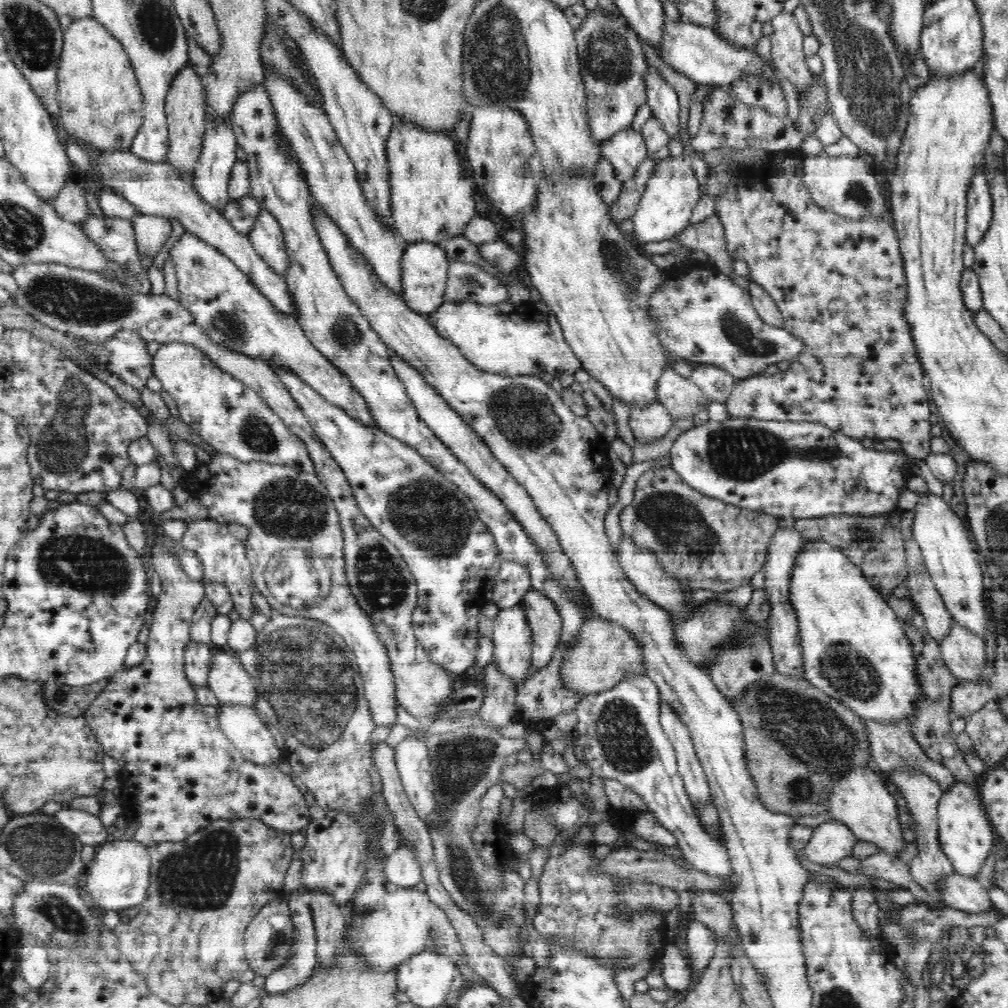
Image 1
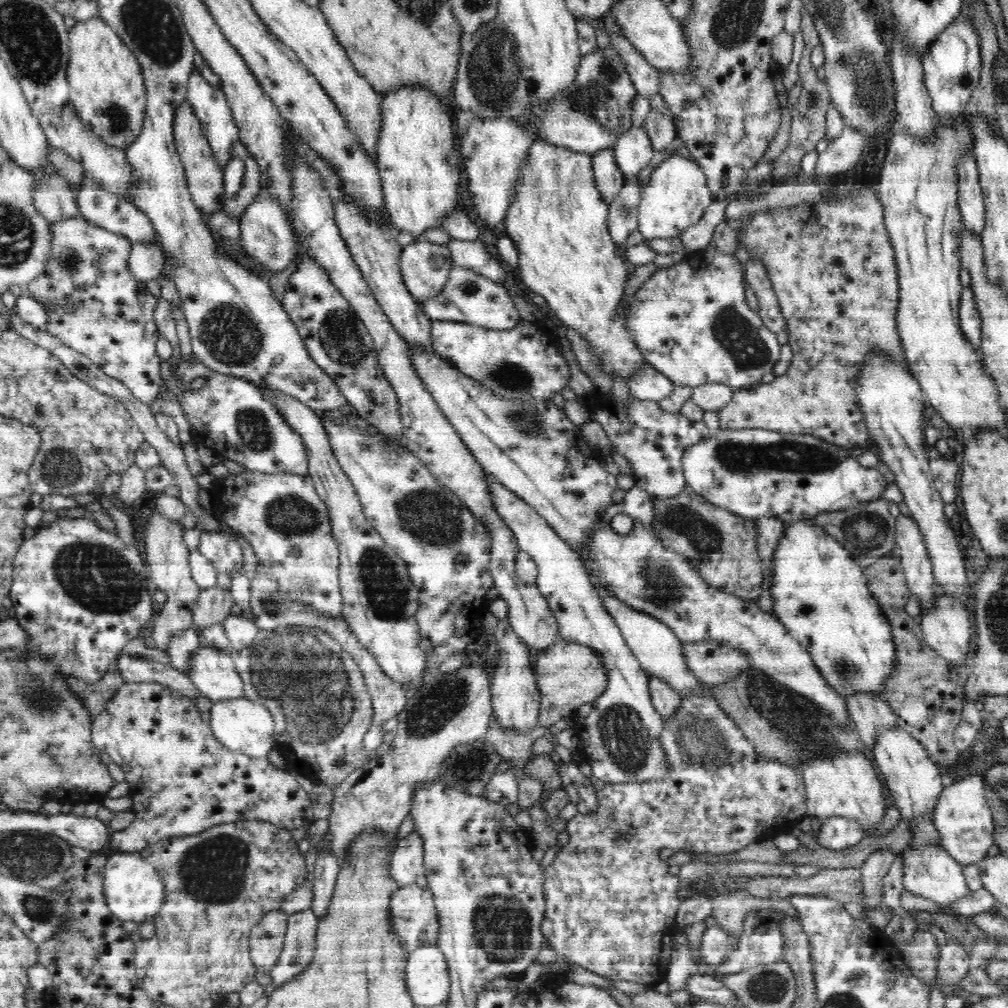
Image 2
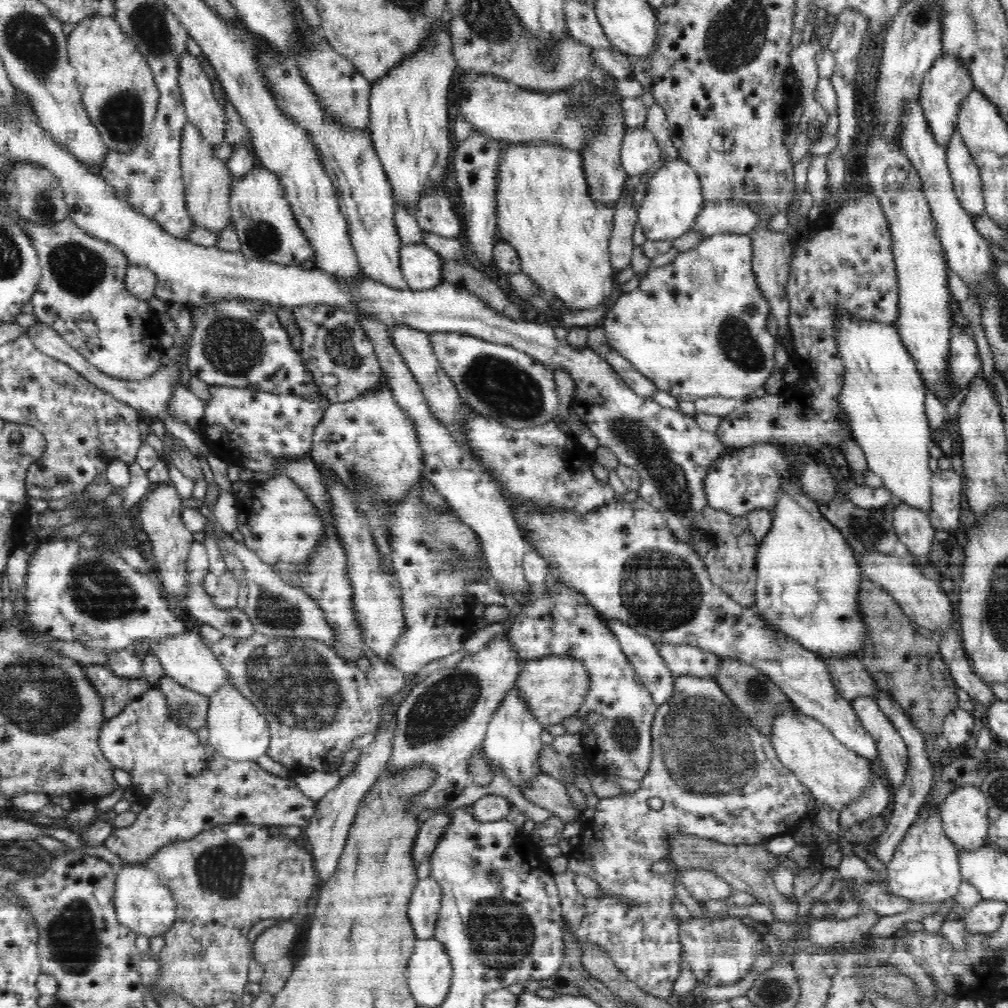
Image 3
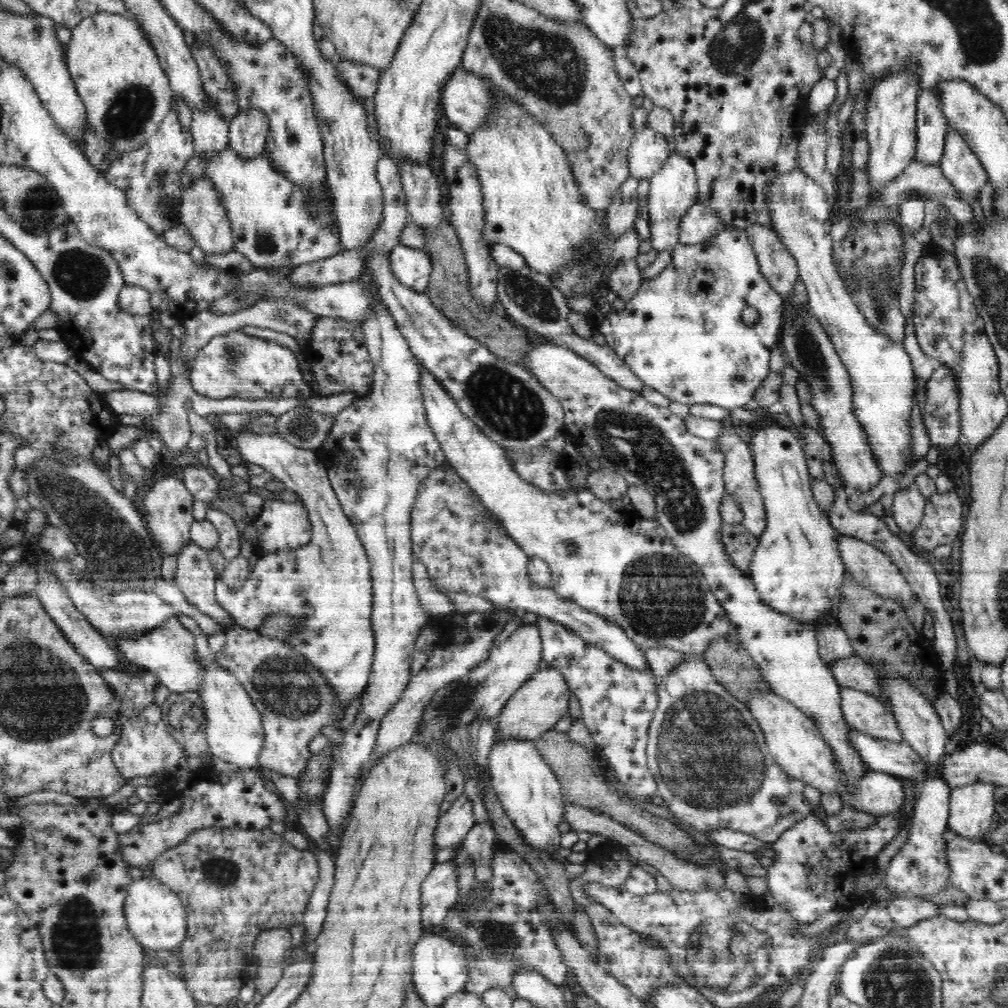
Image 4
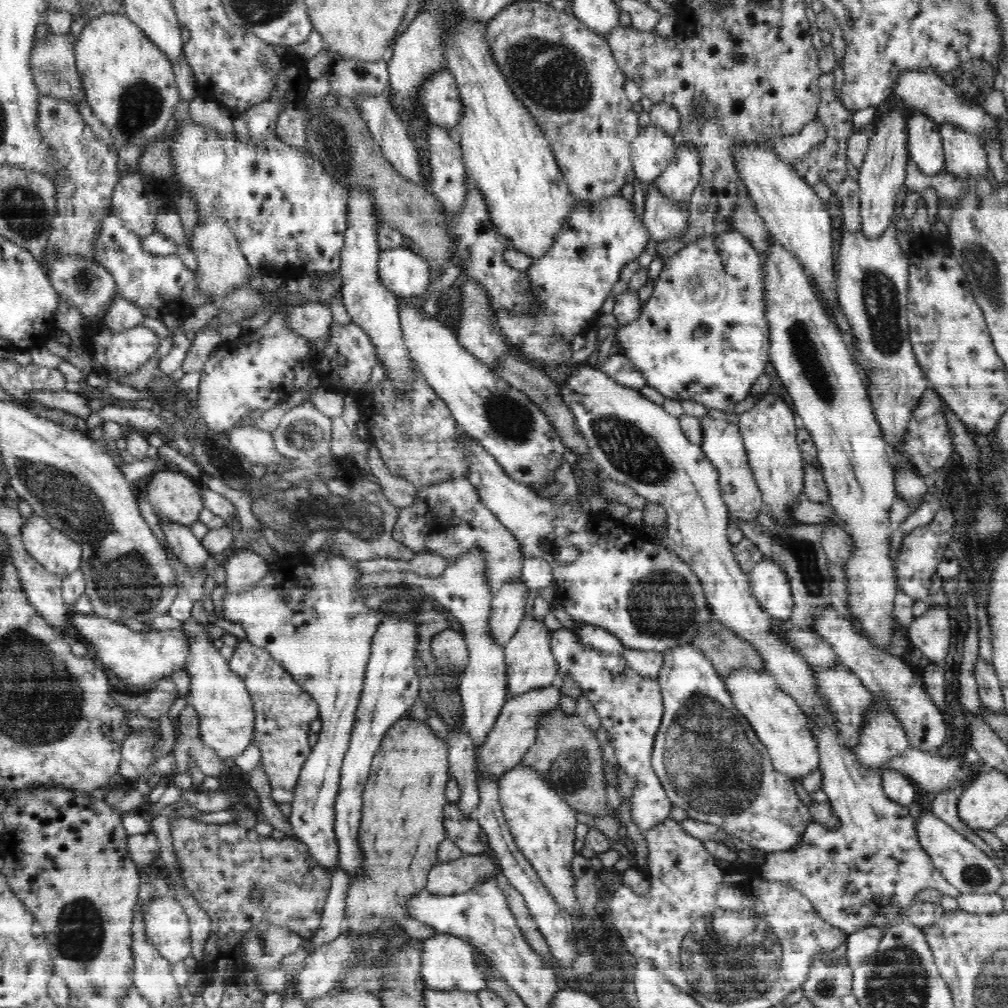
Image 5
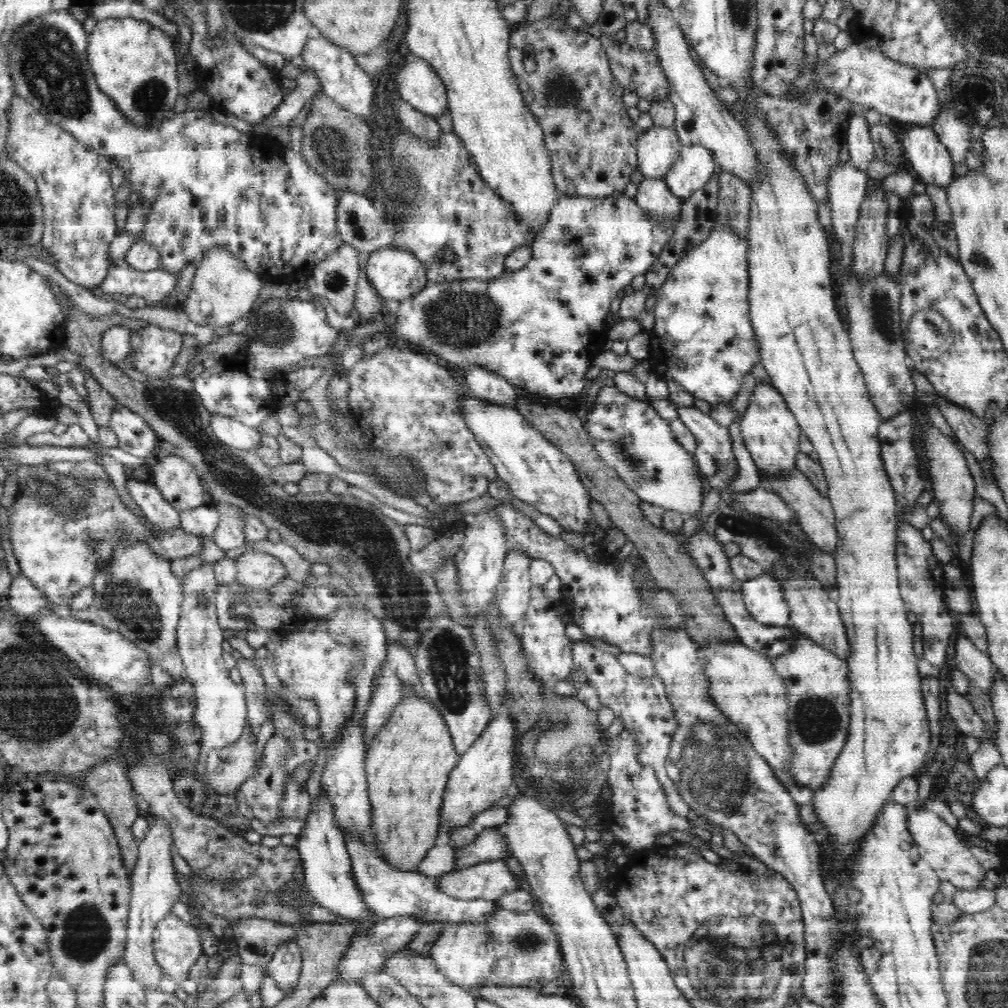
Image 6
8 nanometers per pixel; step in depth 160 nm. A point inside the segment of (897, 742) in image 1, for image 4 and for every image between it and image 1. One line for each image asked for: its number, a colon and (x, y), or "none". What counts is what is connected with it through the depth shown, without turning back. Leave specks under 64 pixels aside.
2: (871, 713)
3: (850, 677)
4: (834, 644)

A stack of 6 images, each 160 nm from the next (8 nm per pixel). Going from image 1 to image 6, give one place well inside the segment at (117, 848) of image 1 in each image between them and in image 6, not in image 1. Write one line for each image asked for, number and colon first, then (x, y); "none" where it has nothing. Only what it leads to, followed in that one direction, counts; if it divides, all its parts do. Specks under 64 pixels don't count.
2: (133, 890)
3: (142, 903)
4: (157, 918)
5: (167, 926)
6: (176, 945)

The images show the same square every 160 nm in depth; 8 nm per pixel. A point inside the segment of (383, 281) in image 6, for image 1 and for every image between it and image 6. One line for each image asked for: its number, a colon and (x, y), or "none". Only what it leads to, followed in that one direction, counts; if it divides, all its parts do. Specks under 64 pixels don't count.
1: (425, 265)
2: (425, 266)
3: (421, 266)
4: (411, 267)
5: (406, 274)

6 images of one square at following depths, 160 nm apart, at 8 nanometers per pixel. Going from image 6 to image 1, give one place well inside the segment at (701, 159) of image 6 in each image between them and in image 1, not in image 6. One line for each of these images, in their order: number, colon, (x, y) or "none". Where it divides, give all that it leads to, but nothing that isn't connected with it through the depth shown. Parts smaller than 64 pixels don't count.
1: (664, 210)
2: (677, 196)
3: (674, 197)
4: (673, 189)
5: (678, 181)

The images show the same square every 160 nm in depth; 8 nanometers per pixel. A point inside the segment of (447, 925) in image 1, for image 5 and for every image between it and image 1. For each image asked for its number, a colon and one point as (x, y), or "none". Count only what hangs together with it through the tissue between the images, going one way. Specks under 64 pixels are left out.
2: (414, 916)
3: (426, 898)
4: (440, 888)
5: (458, 876)

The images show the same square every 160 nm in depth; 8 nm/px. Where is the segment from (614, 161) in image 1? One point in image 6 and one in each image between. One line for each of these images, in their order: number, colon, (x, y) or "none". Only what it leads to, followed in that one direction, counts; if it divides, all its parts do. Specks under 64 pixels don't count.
2: (633, 151)
3: (640, 151)
4: (649, 152)
5: (651, 152)
6: (658, 148)

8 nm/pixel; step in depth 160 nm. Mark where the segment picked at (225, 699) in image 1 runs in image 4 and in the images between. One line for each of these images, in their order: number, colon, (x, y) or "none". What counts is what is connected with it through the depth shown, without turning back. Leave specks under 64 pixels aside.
2: (214, 674)
3: (185, 656)
4: (169, 651)

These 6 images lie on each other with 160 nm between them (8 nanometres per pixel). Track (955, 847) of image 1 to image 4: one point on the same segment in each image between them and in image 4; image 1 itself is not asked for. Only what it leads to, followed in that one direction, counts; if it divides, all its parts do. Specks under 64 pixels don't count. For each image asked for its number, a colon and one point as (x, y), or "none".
2: (963, 819)
3: (965, 813)
4: (972, 807)

